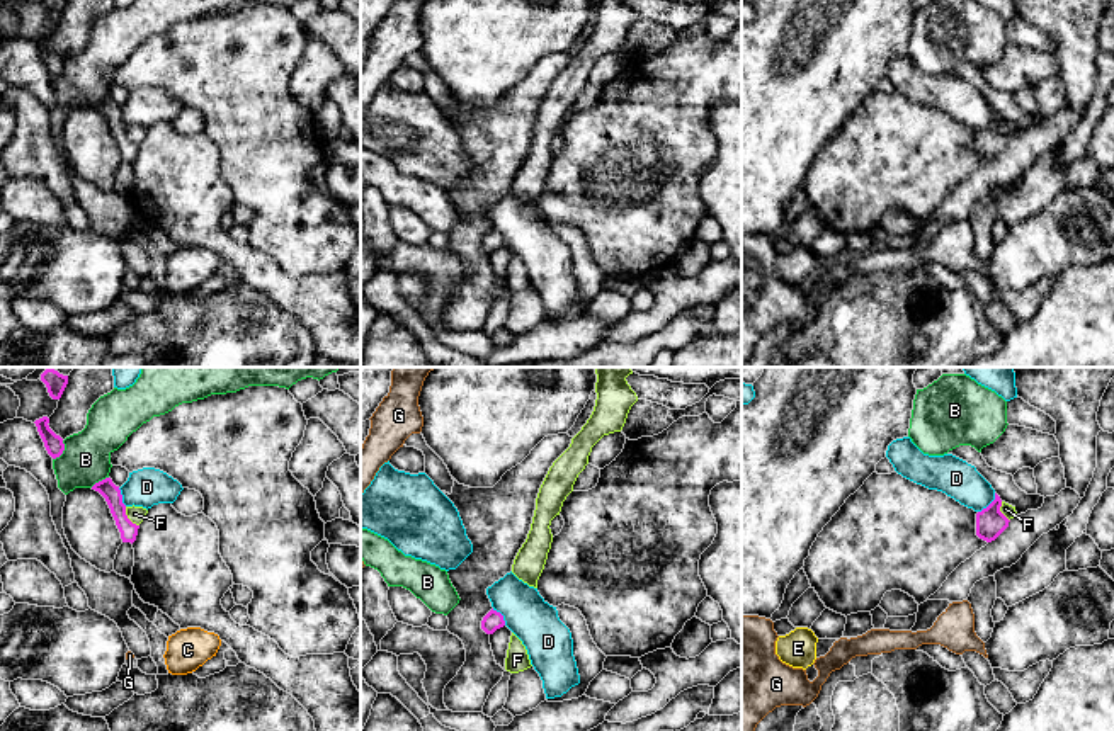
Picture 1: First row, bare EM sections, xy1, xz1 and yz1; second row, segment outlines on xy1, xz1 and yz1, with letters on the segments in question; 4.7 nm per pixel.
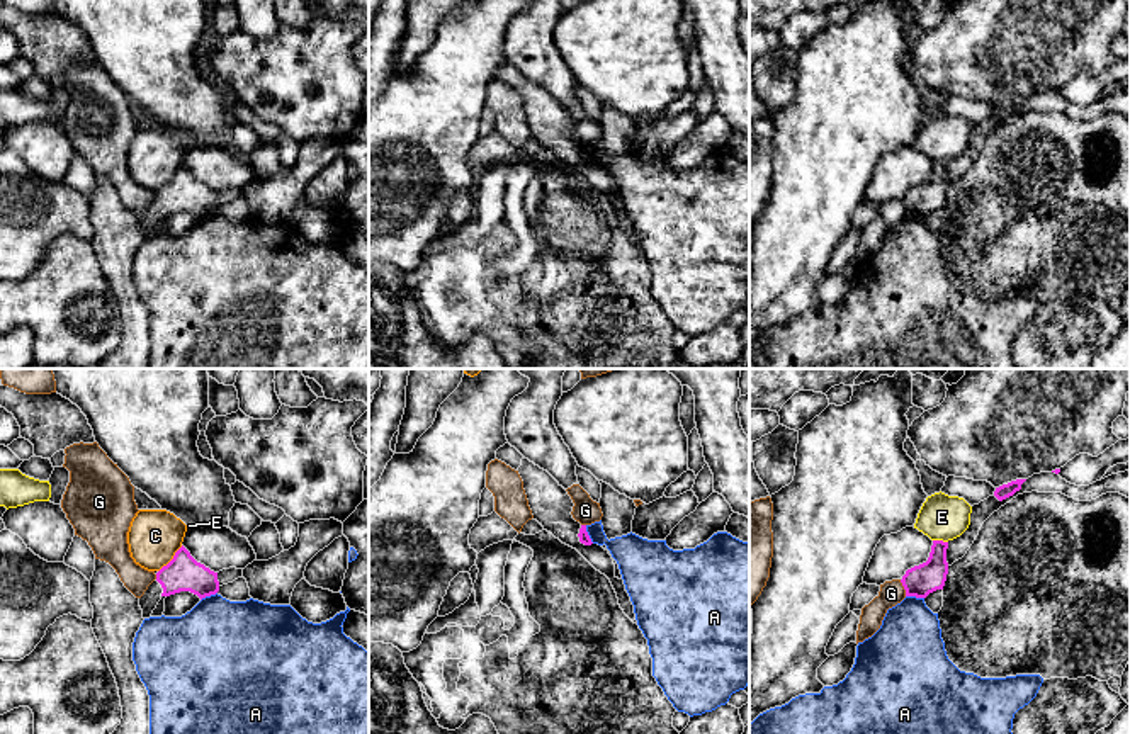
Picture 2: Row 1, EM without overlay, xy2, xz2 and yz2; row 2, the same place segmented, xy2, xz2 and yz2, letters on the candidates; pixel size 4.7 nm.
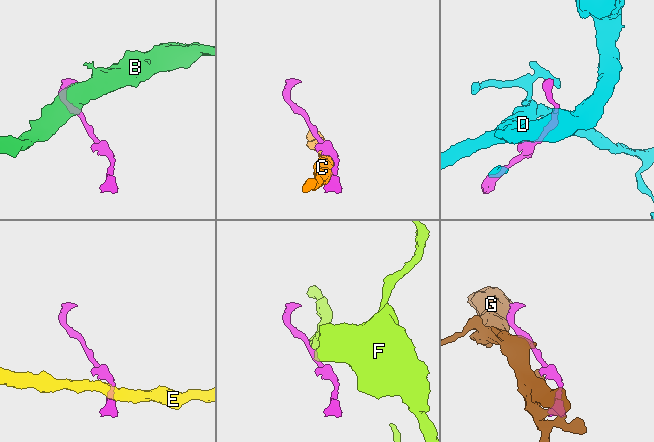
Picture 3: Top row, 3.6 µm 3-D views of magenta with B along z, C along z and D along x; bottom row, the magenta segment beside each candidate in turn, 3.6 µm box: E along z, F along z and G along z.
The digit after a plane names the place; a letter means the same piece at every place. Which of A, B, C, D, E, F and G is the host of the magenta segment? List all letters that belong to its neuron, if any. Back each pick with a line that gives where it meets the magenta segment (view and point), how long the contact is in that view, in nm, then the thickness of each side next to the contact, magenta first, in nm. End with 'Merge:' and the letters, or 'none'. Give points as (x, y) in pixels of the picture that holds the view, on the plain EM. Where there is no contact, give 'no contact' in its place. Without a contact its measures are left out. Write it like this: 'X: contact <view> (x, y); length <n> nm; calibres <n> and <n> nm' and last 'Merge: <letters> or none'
Merge: none

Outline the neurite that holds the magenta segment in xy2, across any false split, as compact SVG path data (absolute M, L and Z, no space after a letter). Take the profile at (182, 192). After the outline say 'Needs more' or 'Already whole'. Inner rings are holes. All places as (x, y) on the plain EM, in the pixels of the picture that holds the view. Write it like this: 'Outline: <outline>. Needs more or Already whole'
Outline: M182 165L173 178L155 190L156 199L148 206L139 217L143 238L150 238L158 221L180 211L190 211L201 219L219 211L218 192L197 182L190 172Z. Needs more

